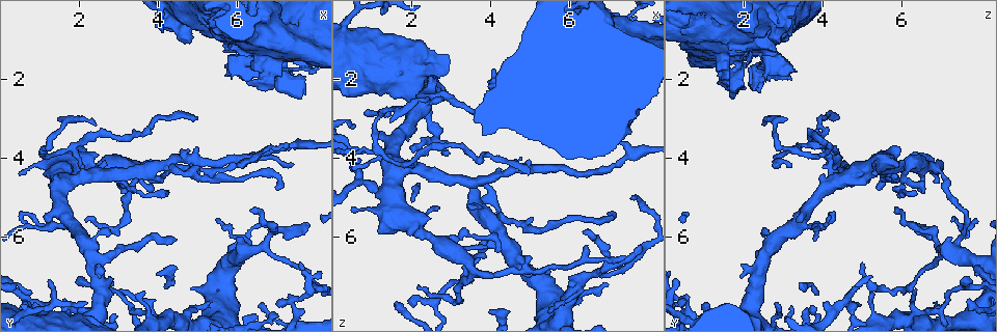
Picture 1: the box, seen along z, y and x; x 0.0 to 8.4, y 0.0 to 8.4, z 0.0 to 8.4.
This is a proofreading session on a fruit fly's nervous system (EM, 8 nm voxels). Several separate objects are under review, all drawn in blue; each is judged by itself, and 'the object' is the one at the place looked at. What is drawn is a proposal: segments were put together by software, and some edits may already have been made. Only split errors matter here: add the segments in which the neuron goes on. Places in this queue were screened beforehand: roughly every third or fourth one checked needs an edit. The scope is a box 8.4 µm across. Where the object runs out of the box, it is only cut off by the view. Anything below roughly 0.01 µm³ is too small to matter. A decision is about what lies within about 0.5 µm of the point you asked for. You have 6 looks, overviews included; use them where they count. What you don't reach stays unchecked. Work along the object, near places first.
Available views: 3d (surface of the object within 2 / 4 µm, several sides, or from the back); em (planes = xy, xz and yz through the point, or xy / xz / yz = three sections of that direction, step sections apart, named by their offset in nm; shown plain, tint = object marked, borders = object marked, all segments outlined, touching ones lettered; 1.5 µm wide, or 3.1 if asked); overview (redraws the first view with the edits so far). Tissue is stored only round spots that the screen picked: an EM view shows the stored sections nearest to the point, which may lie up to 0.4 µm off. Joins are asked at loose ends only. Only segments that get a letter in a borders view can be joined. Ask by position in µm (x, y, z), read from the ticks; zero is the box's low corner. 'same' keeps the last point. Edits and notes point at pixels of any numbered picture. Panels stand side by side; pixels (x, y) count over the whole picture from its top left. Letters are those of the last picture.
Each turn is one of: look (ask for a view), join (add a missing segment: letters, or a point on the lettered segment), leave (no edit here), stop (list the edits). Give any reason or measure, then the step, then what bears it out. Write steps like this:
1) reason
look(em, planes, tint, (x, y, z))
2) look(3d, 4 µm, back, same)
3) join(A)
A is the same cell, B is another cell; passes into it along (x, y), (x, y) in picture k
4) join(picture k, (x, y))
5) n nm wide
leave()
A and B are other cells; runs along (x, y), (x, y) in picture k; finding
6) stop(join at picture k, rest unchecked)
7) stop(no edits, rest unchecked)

thick end
look(3d, 4 µm, (1.15, 4.15, 5.90))

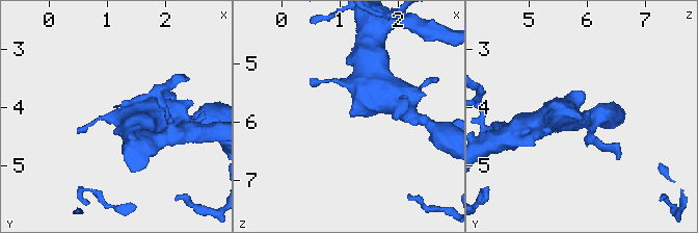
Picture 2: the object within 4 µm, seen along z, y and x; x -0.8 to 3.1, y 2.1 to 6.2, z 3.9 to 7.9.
now the EM
look(em, yz, step 8, tint, (1.20, 4.20, 5.85))

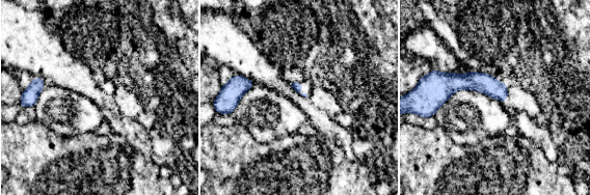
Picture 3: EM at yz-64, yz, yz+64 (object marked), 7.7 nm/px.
look(em, planes, borders, same)

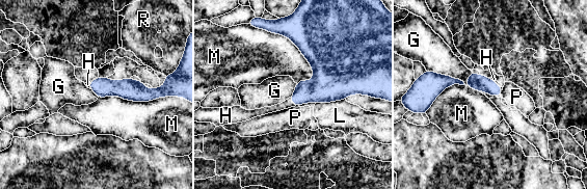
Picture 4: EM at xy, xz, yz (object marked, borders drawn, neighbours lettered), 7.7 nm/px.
M touches over 550 nm
join(H)
H is the same cell, G, L, M, P and R are other cells; passes into it along (320, 89), (291, 102), (287, 104) in picture 4; the neuron continues

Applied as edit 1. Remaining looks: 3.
an open end
look(em, yz, step 8, borders, (2.80, 5.95, 2.45))

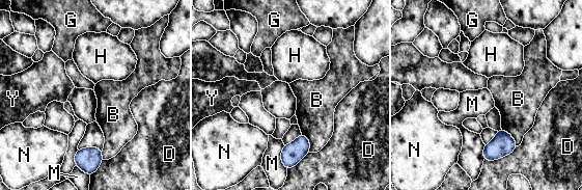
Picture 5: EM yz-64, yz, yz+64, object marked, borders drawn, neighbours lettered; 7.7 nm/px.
leave()
B, D, G, H, M, N and Y are other cells; border along (283, 145), (280, 159), (286, 168) in picture 5; no lettered segment goes on from it

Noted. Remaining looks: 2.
an open end
look(em, xy, step 4, tint, (6.55, 7.65, 1.00))

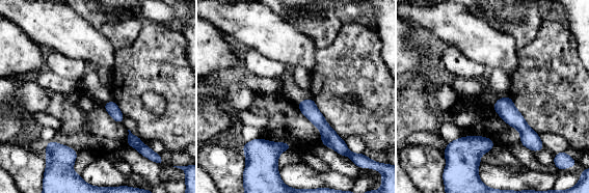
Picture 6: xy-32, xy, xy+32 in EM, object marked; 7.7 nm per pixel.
another direction
look(em, planes, borders, same)

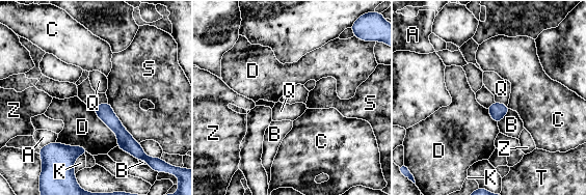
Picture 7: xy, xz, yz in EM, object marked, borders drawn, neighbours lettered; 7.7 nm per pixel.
120 nm wide
leave()
A, B, C, D, K, Q, S, T and Z are other cells; runs along (98, 108), (132, 147) in picture 7; no lettered segment goes on from it

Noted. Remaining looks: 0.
stop(join at picture 4, rest unchecked)

